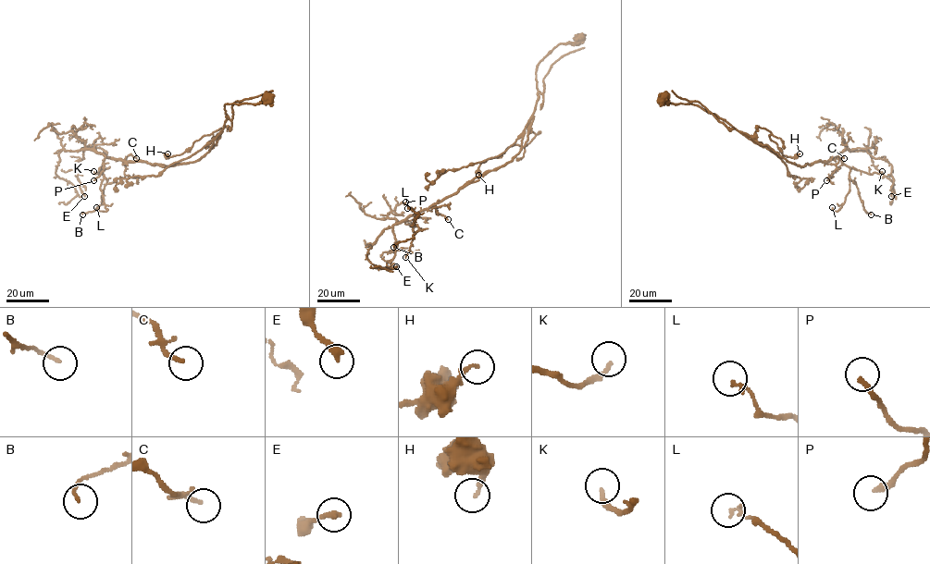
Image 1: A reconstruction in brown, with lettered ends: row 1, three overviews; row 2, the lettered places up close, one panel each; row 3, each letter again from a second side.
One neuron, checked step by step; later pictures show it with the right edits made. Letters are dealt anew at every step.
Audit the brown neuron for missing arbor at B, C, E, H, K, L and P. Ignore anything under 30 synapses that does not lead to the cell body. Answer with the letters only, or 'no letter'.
no letter

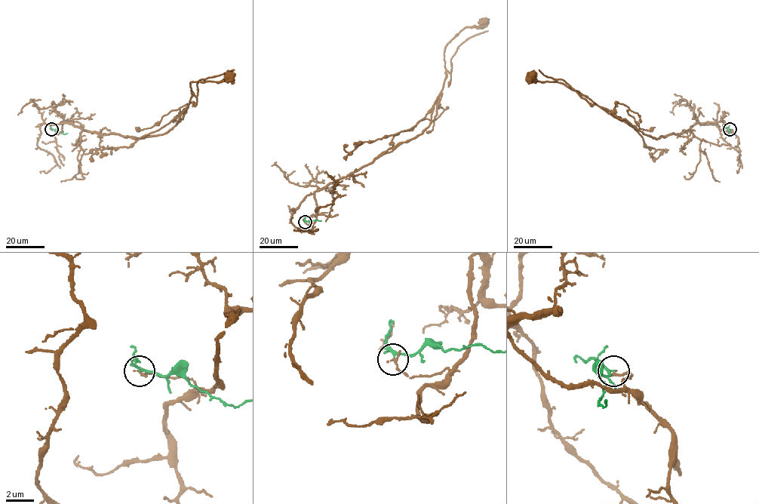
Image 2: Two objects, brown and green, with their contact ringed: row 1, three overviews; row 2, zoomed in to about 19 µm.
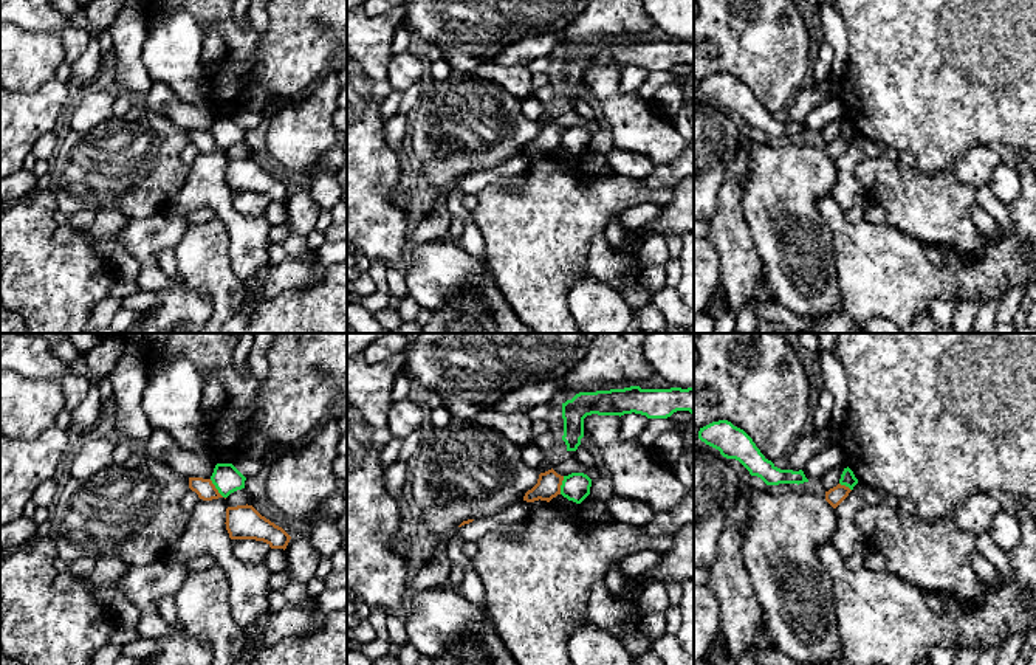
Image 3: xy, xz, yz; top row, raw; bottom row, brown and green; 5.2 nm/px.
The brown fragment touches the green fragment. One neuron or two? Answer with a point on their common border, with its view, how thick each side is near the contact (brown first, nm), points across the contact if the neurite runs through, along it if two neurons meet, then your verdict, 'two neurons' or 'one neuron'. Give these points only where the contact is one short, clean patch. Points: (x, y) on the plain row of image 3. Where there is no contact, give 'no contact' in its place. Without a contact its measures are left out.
xy (216, 141) | 100/150 nm | along xy (209, 132), (225, 151) | two neurons

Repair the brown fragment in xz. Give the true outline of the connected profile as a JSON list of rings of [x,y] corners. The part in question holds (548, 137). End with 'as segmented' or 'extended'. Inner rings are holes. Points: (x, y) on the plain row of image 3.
[[[553,121],[540,126],[537,136],[525,146],[523,153],[534,155],[540,152],[550,155],[561,147],[562,133],[564,129],[557,127]]]; as segmented

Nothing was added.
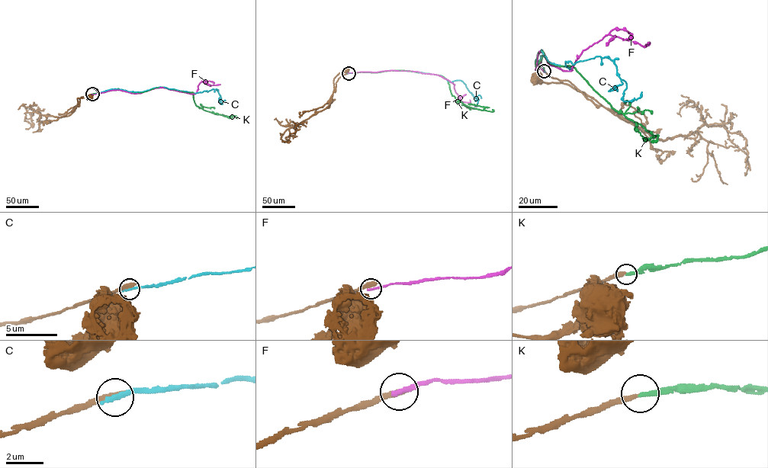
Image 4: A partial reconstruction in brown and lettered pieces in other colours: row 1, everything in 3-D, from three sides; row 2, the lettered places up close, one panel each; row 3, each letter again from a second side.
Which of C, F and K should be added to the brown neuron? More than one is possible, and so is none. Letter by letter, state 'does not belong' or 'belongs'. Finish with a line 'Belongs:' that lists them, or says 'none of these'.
C: does not belong
F: does not belong
K: belongs
Belongs: K

